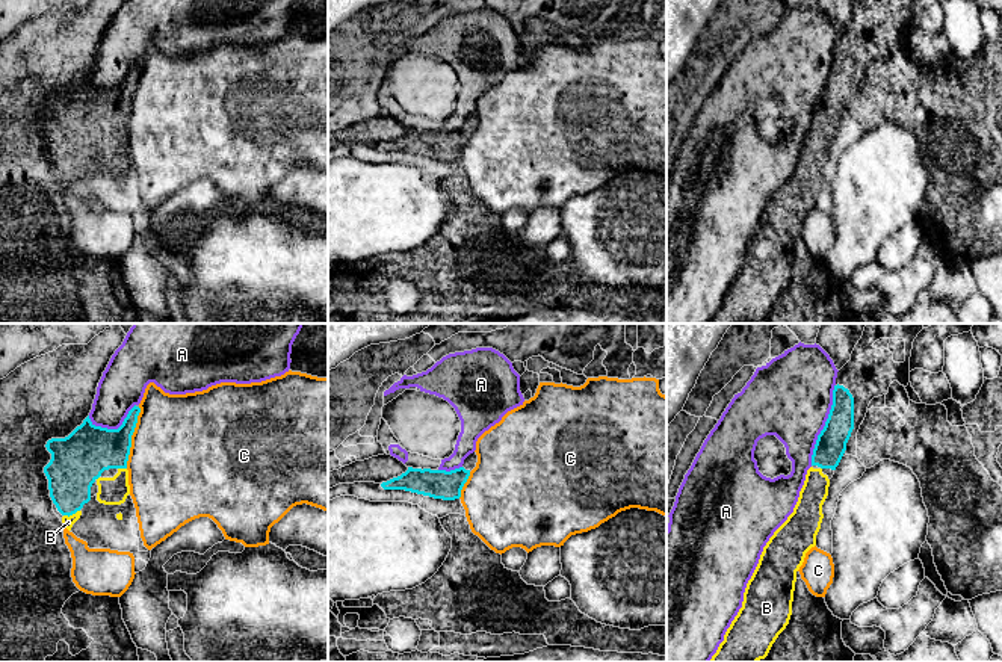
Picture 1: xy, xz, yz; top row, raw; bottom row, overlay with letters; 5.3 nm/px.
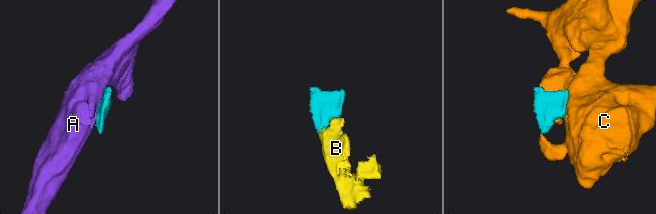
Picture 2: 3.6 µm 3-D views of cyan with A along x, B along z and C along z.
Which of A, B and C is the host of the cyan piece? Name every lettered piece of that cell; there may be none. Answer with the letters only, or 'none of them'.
B

